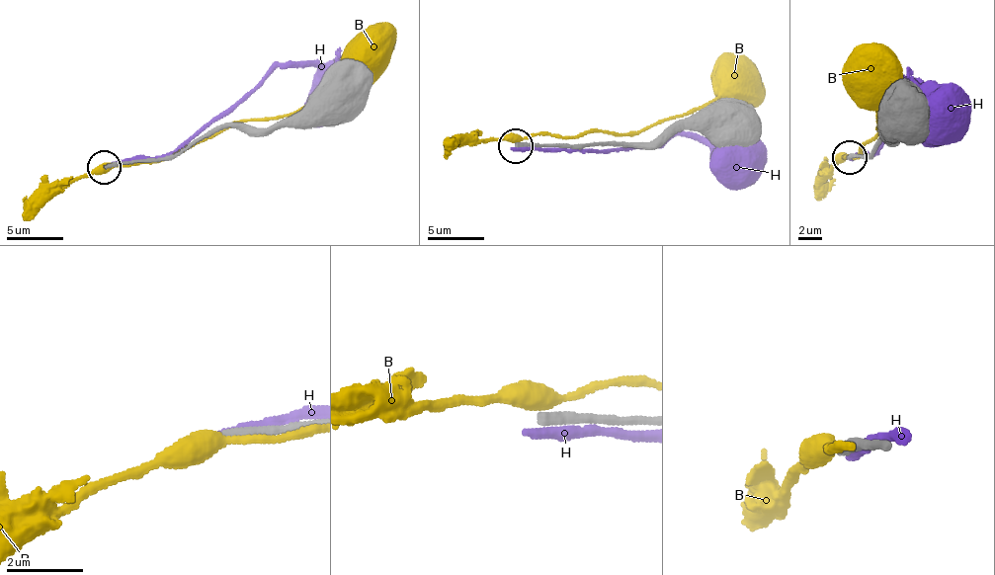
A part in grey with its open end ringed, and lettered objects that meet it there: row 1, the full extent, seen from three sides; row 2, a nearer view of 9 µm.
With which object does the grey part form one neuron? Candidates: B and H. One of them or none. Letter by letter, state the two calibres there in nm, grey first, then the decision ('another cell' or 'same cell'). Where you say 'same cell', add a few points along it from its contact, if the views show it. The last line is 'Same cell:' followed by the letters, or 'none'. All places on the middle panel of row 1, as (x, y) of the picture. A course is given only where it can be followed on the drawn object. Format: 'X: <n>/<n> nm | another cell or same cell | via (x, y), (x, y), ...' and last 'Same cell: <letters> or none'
B: 320/480 nm | another cell
H: 360/280 nm | another cell
Same cell: none

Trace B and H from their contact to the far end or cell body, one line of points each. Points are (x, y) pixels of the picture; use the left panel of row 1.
B: (107, 166), (168, 159), (237, 123), (292, 115), (320, 104), (339, 87), (342, 64), (349, 59), (358, 61)
H: (114, 163), (173, 155), (229, 114), (274, 69), (321, 65), (354, 94), (337, 91)

